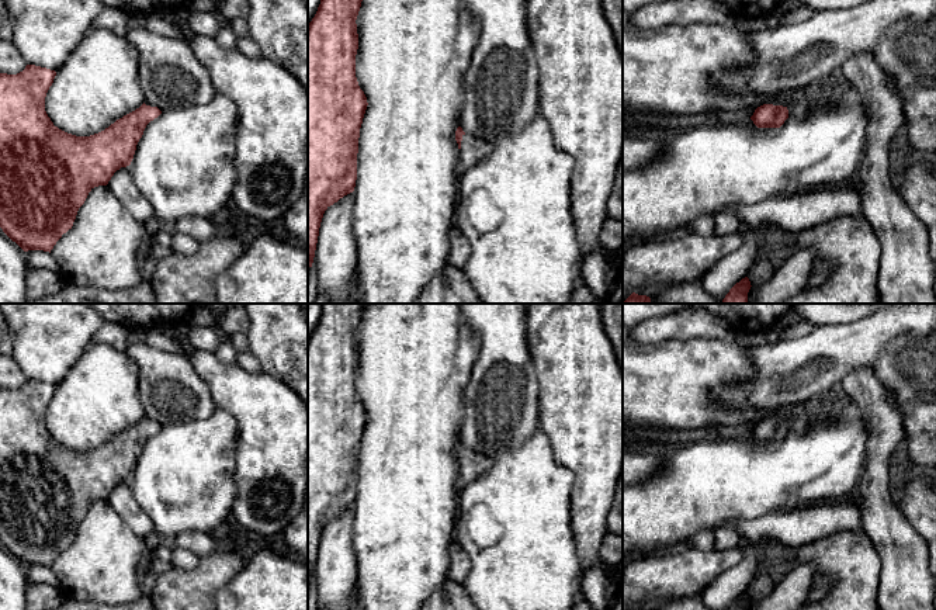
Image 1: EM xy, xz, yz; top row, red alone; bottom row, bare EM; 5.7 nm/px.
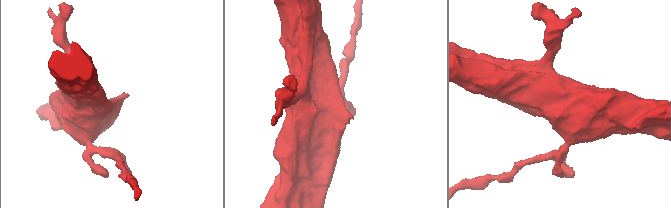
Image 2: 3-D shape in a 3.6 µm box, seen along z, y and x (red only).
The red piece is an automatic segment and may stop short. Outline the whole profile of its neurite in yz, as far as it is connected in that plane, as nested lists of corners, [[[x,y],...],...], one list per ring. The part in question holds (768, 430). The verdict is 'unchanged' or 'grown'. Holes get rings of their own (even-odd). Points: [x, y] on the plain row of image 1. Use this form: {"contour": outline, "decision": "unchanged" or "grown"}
{"contour": [[[797,403],[788,415],[769,416],[758,422],[750,434],[758,443],[780,443],[790,430],[802,433],[808,422],[810,413]]], "decision": "grown"}

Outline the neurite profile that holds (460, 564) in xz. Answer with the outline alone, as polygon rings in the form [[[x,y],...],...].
[[[451,541],[448,552],[450,552],[448,580],[464,583],[471,569],[471,559],[457,541]]]

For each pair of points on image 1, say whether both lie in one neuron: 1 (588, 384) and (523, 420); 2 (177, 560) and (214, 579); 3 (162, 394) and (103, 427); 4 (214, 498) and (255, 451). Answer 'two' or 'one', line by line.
1: two
2: two
3: two
4: two

